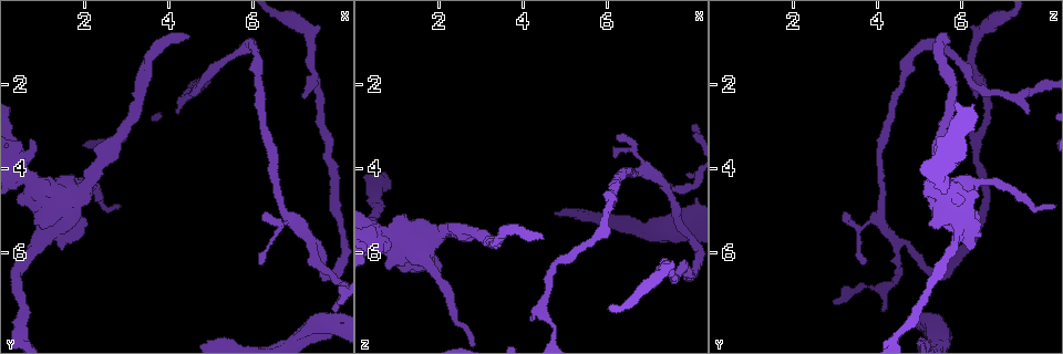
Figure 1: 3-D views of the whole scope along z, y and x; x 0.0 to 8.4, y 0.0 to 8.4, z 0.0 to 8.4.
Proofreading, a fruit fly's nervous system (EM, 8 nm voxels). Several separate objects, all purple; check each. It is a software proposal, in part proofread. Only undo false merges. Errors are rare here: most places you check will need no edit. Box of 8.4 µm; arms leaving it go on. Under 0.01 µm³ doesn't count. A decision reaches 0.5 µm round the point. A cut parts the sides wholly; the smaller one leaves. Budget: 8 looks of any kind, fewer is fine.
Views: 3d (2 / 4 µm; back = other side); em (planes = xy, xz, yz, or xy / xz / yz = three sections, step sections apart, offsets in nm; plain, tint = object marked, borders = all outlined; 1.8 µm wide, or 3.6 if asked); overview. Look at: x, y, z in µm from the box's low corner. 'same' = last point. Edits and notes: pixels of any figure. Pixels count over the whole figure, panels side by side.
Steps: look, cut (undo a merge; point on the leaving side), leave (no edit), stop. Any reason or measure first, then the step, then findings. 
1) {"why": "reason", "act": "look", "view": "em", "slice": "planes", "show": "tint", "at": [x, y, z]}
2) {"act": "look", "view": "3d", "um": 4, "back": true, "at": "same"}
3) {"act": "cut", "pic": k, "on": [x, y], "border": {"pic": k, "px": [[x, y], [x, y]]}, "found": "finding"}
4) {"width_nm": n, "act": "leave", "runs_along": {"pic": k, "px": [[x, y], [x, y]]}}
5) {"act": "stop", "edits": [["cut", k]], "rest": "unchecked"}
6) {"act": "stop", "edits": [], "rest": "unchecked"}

{"why": "sharp bend", "act": "look", "view": "em", "slice": "planes", "show": "tint", "at": [7.45, 7.70, 5.30]}

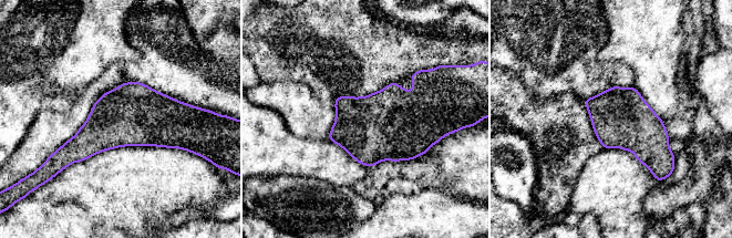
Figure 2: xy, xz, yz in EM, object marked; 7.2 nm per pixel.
{"width_nm": 420, "act": "leave", "found": "all the same cell"}

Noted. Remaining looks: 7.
{"why": "a fork", "act": "look", "view": "3d", "um": 2, "back": true, "at": [7.40, 5.70, 4.45]}

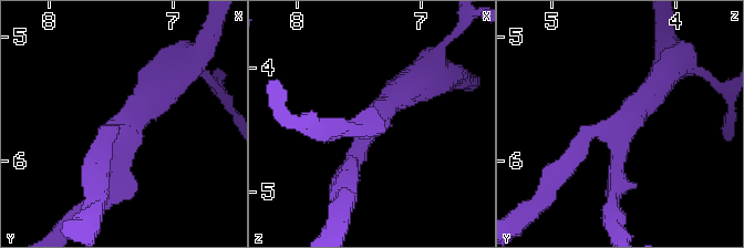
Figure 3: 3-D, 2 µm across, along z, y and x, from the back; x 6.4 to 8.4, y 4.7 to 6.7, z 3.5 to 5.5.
{"arms": 3, "act": "look", "view": "em", "slice": "planes", "show": "borders", "at": [7.44, 5.76, 4.50]}

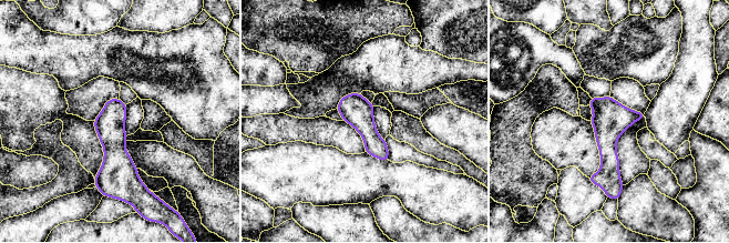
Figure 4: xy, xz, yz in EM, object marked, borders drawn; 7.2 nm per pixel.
{"act": "leave", "found": "all the same cell"}

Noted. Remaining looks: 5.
{"why": "sharp bend", "act": "look", "view": "em", "slice": "yz", "step": 4, "show": "tint", "at": [0.70, 3.75, 5.80]}

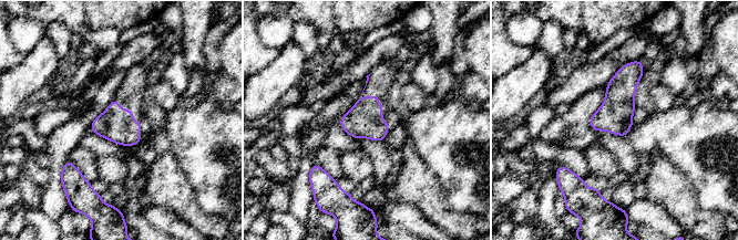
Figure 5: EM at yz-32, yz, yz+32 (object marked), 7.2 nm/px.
{"why": "another direction", "act": "look", "view": "em", "slice": "planes", "show": "tint", "at": "same"}

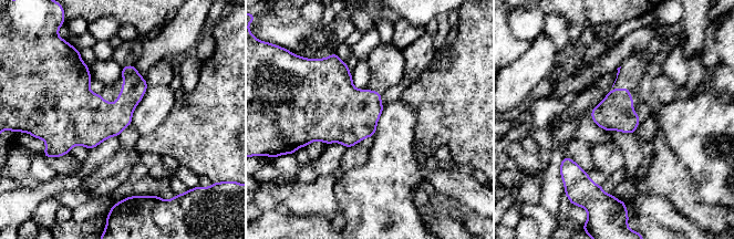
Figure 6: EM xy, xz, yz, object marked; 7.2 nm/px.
{"act": "leave", "found": "all the same cell"}

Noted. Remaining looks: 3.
{"act": "stop", "edits": [], "rest": "unchecked"}

